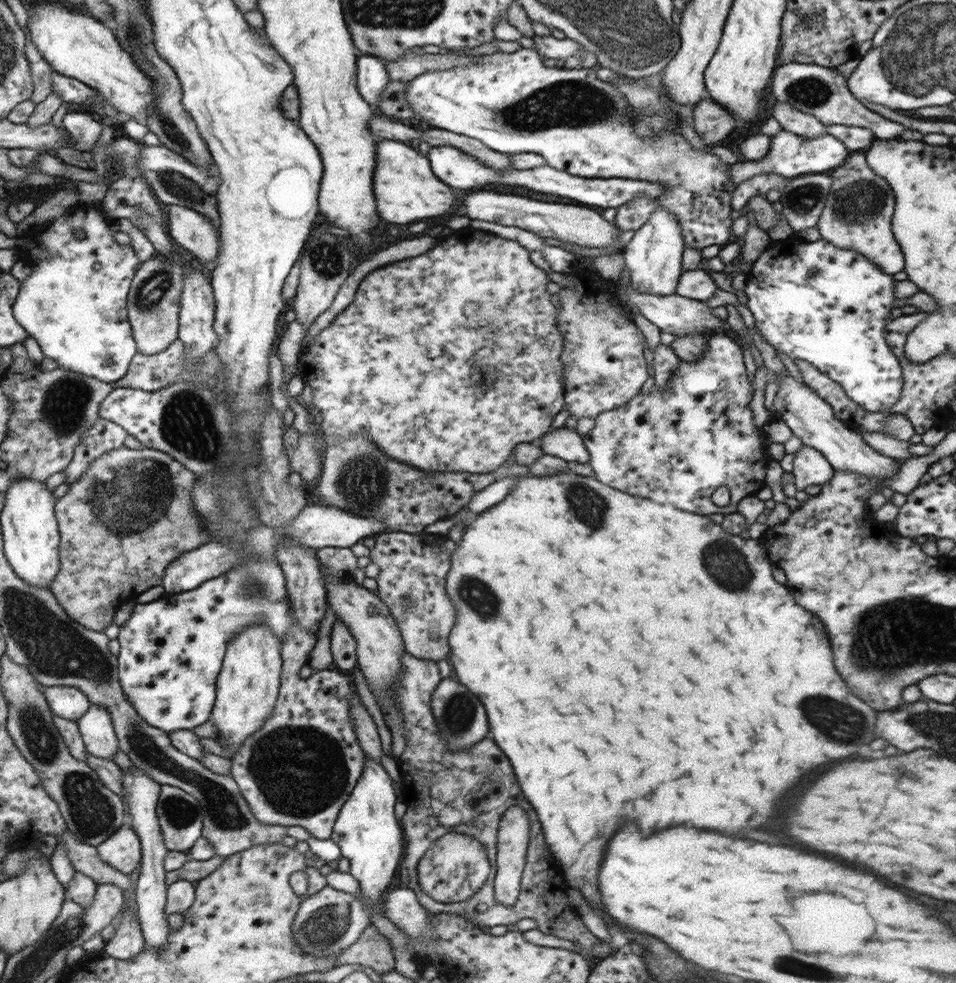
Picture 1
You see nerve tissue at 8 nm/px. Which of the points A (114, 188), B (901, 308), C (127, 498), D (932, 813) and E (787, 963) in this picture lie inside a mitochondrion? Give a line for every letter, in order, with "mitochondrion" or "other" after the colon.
A: other
B: other
C: mitochondrion
D: other
E: mitochondrion

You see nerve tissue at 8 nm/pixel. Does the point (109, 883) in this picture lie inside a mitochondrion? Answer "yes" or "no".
no

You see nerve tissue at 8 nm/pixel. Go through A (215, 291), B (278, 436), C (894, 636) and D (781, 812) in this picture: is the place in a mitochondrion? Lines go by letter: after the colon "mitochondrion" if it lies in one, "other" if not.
A: other
B: other
C: mitochondrion
D: other

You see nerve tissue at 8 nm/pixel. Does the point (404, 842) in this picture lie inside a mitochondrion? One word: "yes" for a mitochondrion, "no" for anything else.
no

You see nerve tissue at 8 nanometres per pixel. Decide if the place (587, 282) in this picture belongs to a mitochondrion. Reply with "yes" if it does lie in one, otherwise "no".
no

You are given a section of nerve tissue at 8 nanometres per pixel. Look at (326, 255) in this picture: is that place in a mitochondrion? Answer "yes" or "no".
yes

